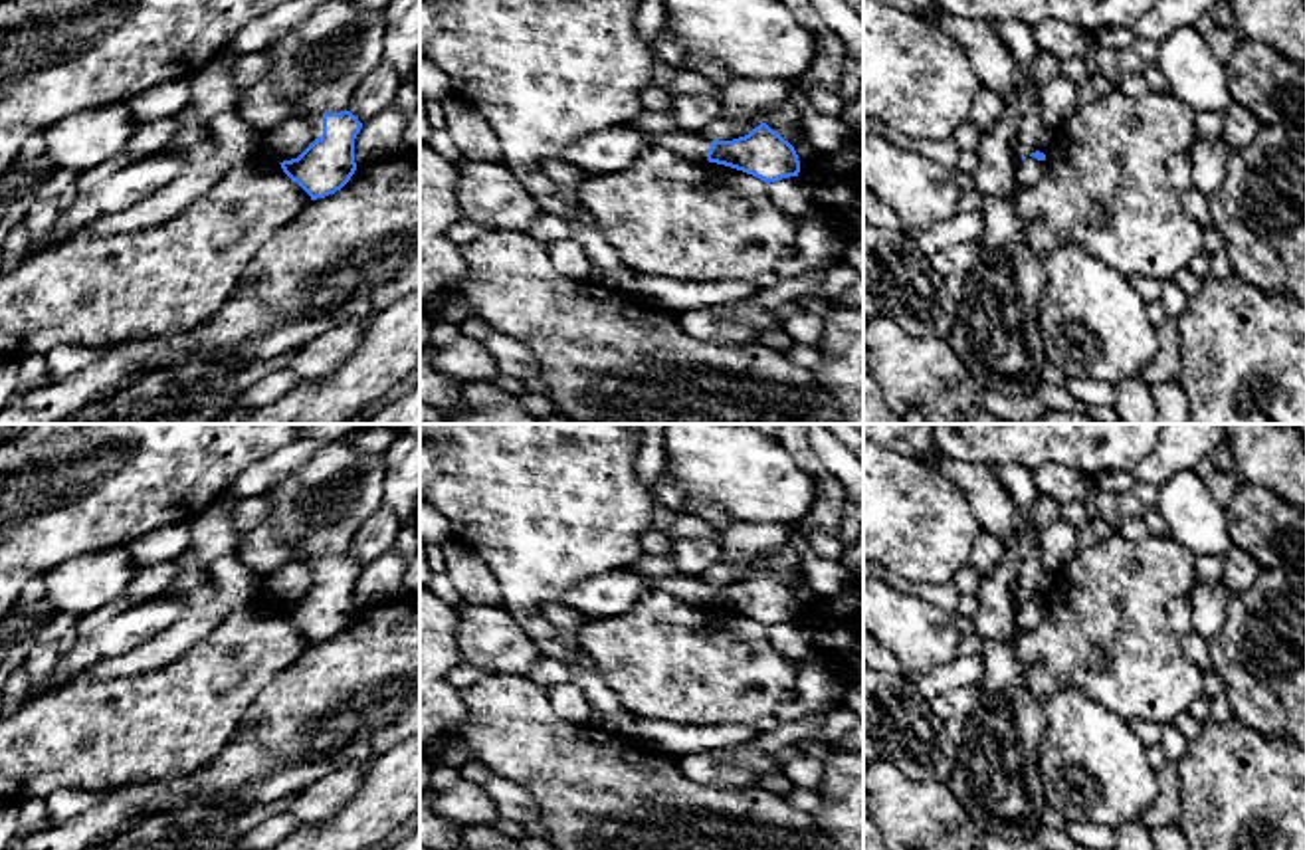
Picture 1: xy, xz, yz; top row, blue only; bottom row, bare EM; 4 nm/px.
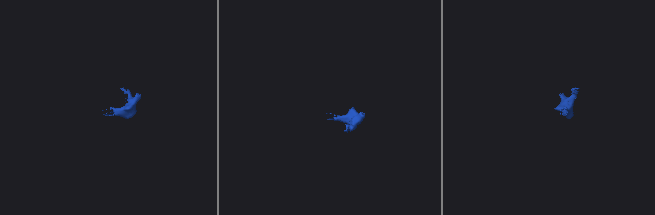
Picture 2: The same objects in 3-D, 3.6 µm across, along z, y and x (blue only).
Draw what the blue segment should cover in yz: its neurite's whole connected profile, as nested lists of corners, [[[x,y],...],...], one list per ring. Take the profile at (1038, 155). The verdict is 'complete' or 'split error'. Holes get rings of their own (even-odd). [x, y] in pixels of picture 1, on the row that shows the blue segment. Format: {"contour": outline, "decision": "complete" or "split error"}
{"contour": [[[1036,151],[1024,160],[1016,162],[1016,180],[1020,186],[1036,184],[1046,168],[1046,155]]], "decision": "split error"}

